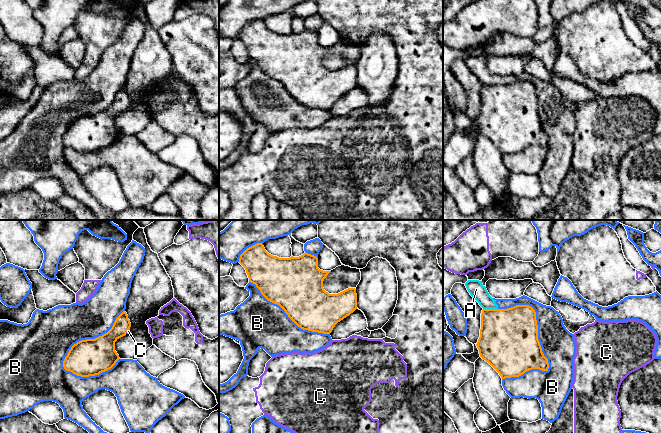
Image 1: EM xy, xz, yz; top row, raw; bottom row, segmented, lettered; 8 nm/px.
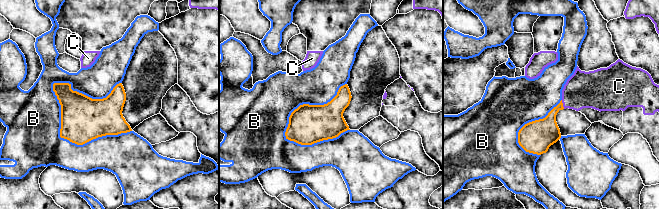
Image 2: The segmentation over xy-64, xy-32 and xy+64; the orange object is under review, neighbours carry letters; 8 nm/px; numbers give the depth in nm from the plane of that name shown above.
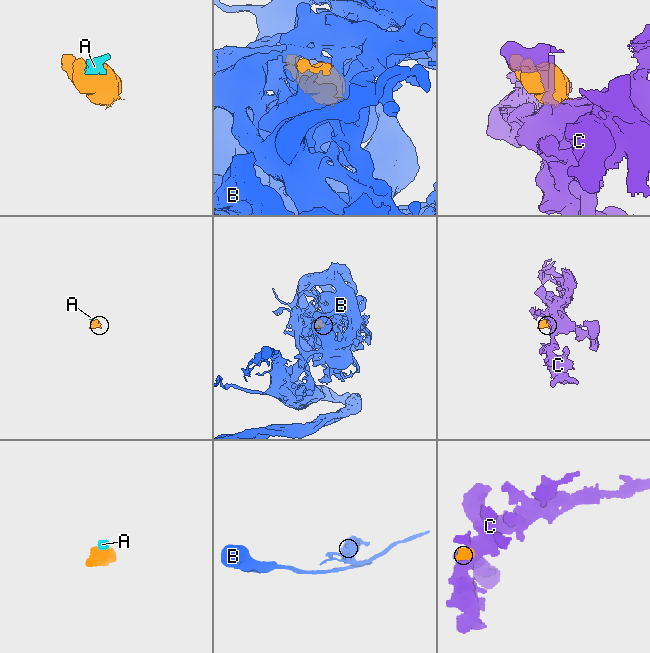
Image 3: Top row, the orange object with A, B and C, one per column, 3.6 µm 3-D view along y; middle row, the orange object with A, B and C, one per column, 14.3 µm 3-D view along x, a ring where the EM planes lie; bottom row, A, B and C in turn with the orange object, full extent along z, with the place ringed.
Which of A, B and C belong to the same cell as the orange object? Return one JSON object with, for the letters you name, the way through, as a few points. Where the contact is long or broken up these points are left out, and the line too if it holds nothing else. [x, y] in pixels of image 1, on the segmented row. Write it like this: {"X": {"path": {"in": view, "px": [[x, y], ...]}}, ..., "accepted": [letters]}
{"C": {"path": {"in": "xy", "px": [[102, 348], [119, 330], [127, 330], [128, 331]]}}, "accepted": ["C"]}

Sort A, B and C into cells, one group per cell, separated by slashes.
A B / C

